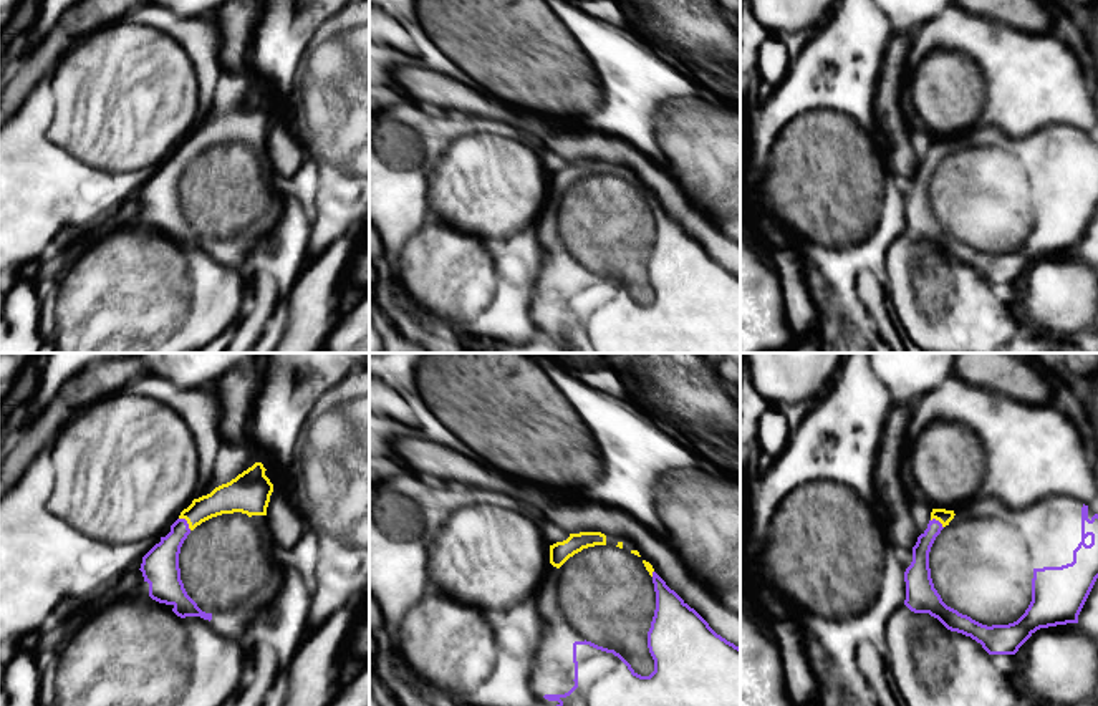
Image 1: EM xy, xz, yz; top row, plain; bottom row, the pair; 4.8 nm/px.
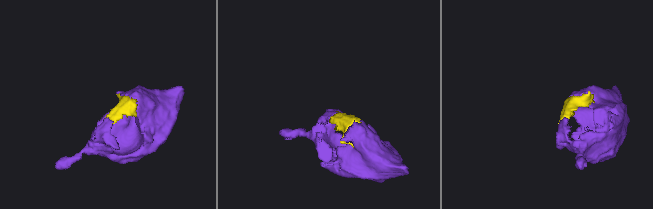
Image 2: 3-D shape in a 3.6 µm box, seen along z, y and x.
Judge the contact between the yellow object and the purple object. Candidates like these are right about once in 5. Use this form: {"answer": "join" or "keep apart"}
{"answer": "join"}

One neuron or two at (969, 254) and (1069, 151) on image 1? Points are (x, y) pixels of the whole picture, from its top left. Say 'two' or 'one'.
one

